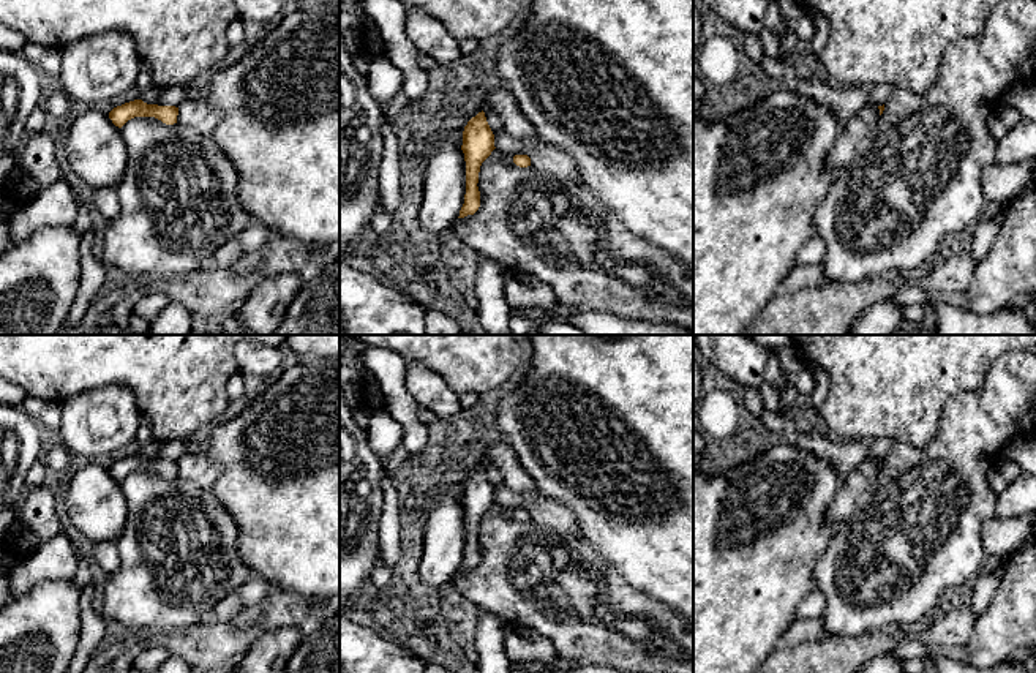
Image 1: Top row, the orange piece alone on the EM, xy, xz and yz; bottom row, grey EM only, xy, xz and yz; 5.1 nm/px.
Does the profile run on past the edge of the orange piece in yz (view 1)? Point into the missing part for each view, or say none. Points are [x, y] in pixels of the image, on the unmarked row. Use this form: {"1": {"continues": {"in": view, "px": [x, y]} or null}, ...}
{"1": {"continues": null}}

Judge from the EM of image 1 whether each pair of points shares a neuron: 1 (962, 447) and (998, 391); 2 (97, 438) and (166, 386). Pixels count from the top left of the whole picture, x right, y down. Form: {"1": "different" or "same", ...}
{"1": "same", "2": "different"}

